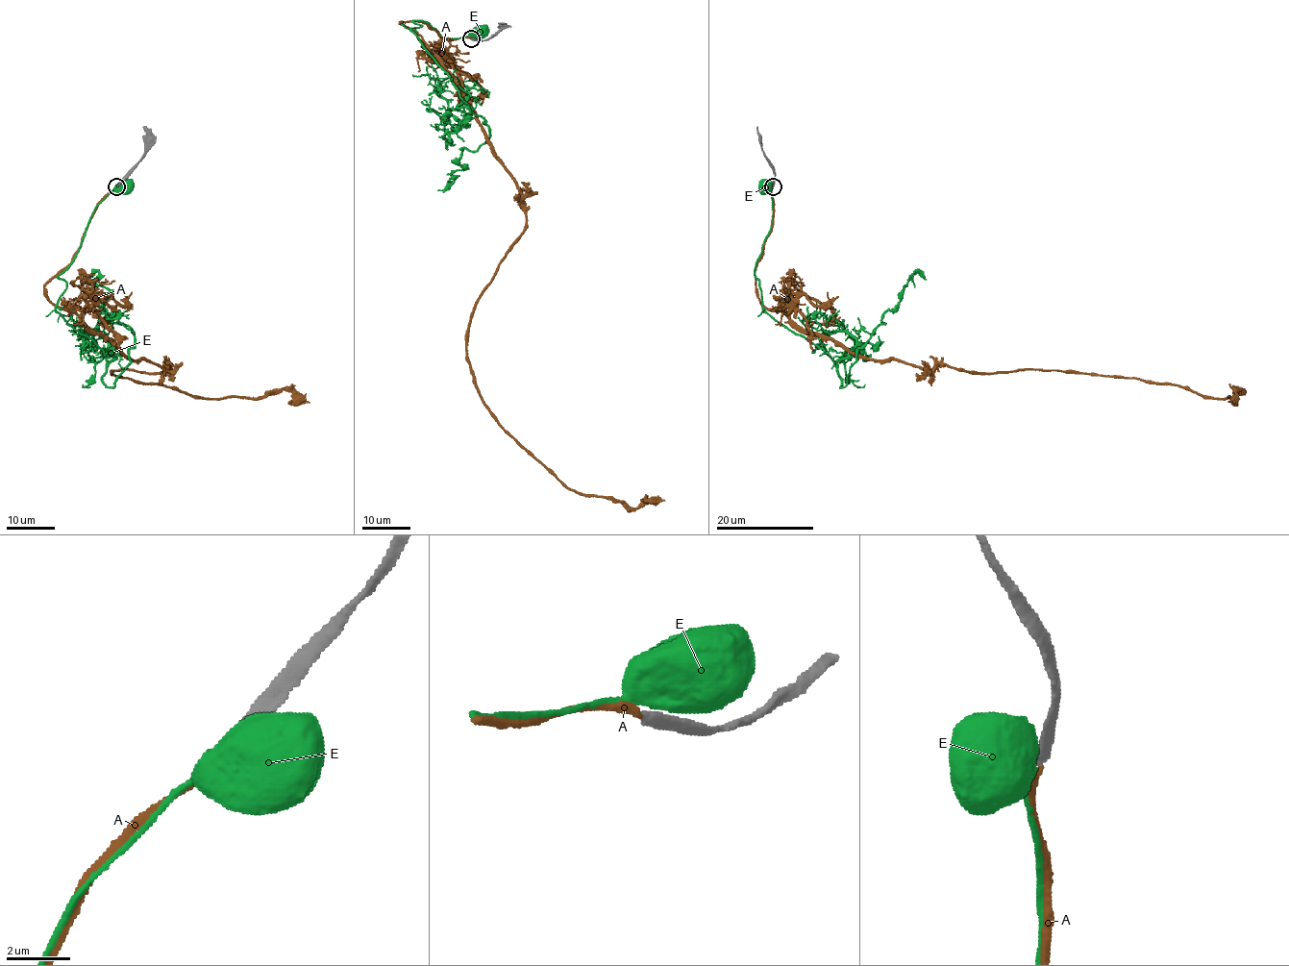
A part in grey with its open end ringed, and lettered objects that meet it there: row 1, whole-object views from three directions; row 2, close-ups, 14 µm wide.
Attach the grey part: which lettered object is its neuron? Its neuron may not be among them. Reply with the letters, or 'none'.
none

